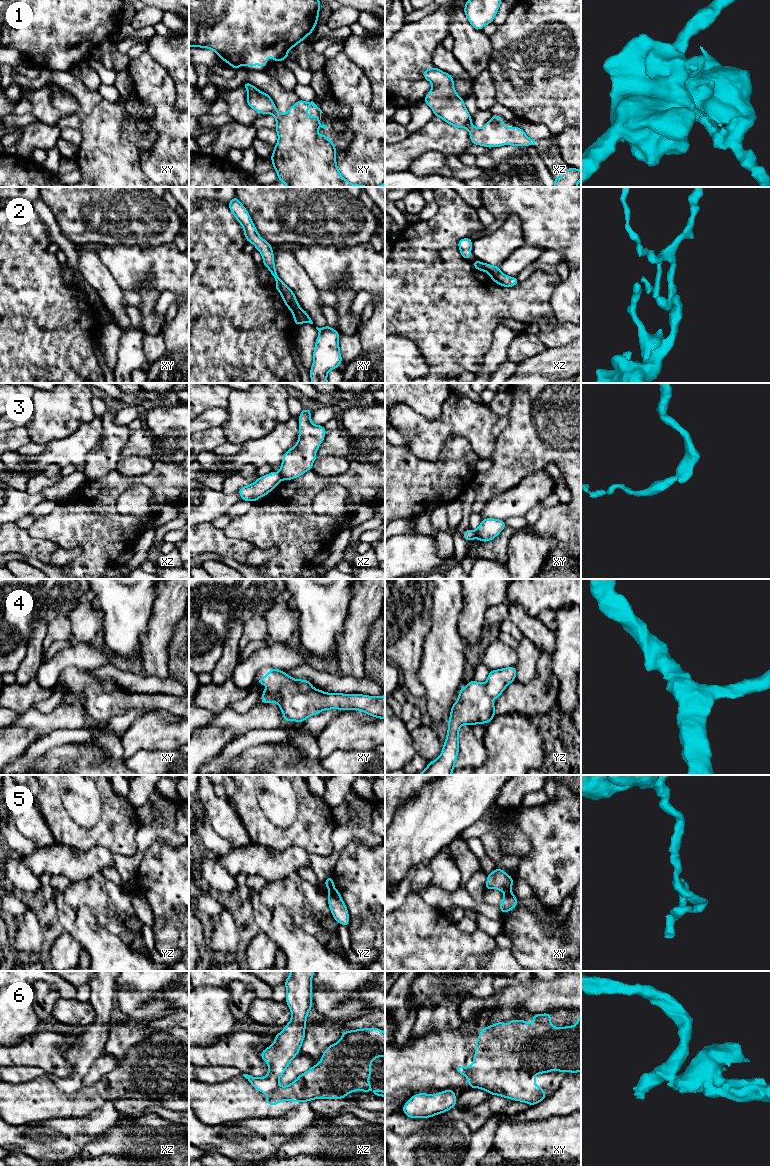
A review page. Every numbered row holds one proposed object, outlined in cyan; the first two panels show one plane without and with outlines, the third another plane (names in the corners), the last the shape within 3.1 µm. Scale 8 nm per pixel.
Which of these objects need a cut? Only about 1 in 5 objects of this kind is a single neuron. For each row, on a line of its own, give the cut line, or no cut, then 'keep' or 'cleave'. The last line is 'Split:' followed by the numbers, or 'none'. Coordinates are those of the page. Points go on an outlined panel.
1: cut in xz along (471, 124), (467, 128); cleave
2: cut in xy along (301, 309), (301, 320), (303, 322); cleave
3: cut in xz along (279, 472), (282, 479); cleave
4: no cut; keep
5: cut in xy along (510, 891), (505, 893); cleave
6: cut in xz along (278, 1086), (267, 1093); cleave
Split: 1, 2, 3, 5, 6

